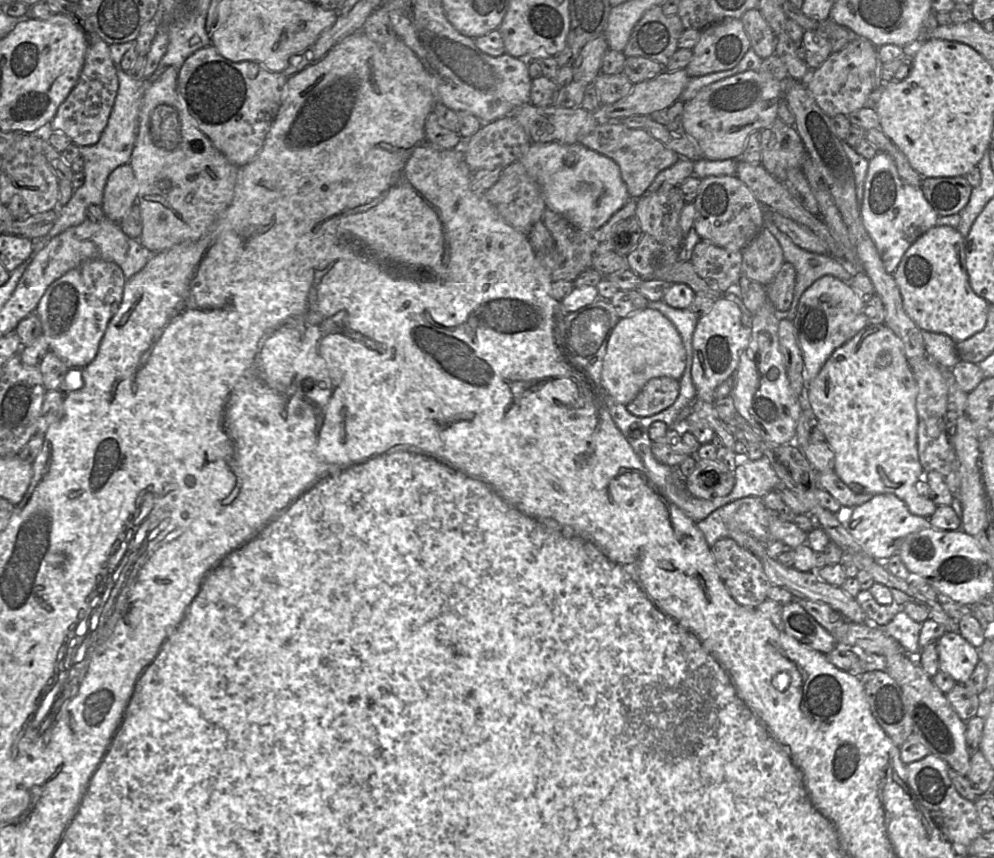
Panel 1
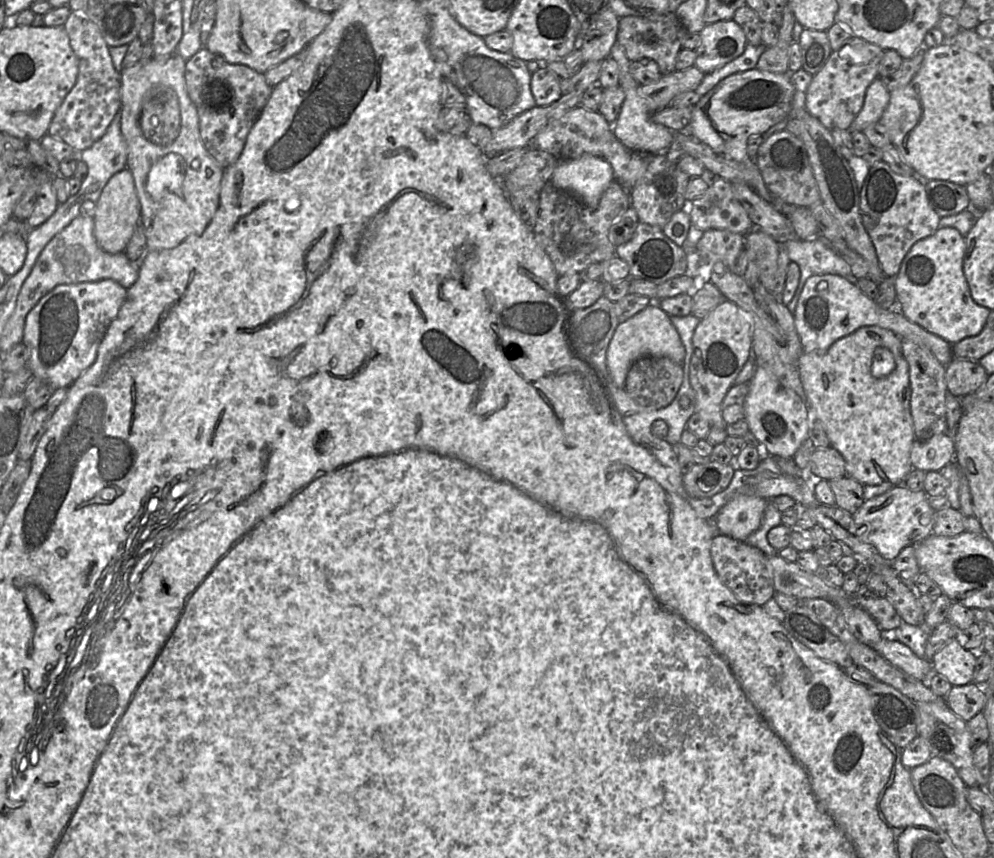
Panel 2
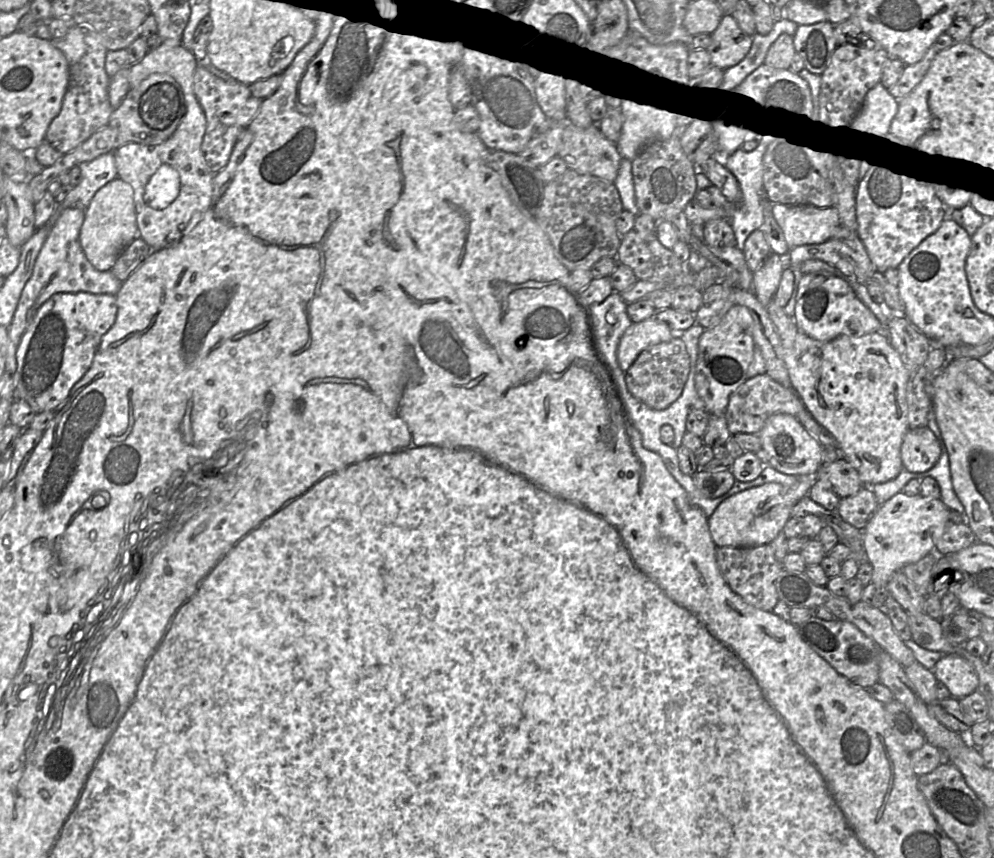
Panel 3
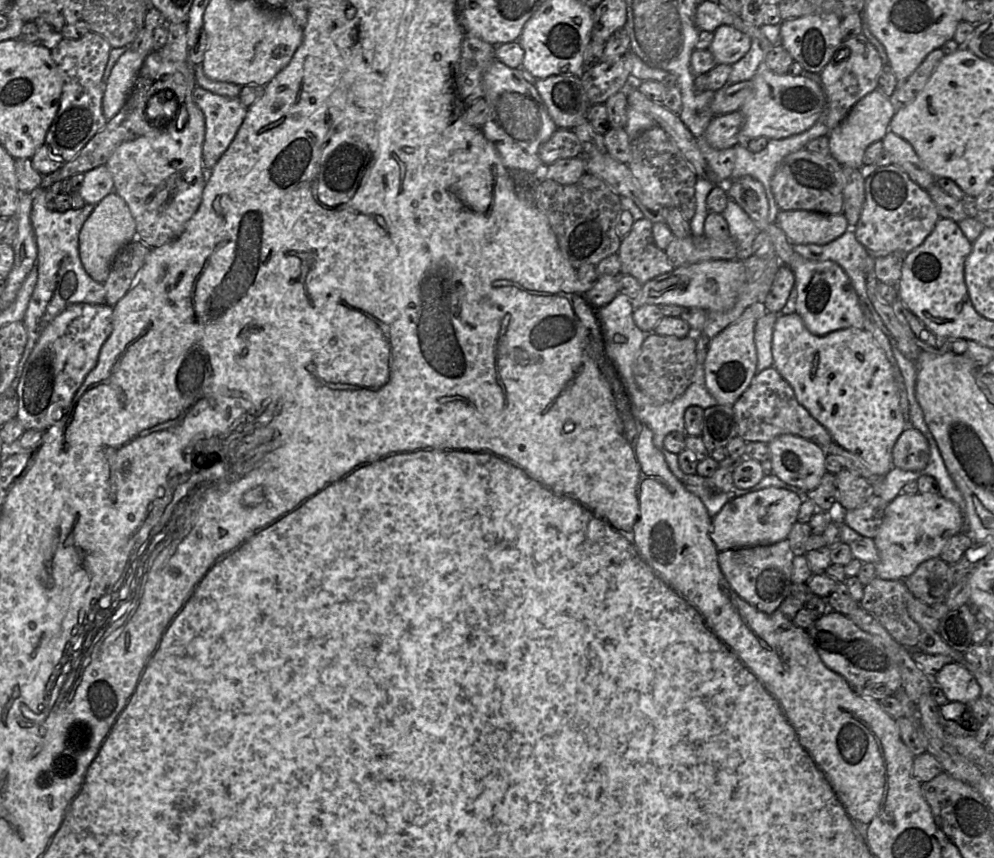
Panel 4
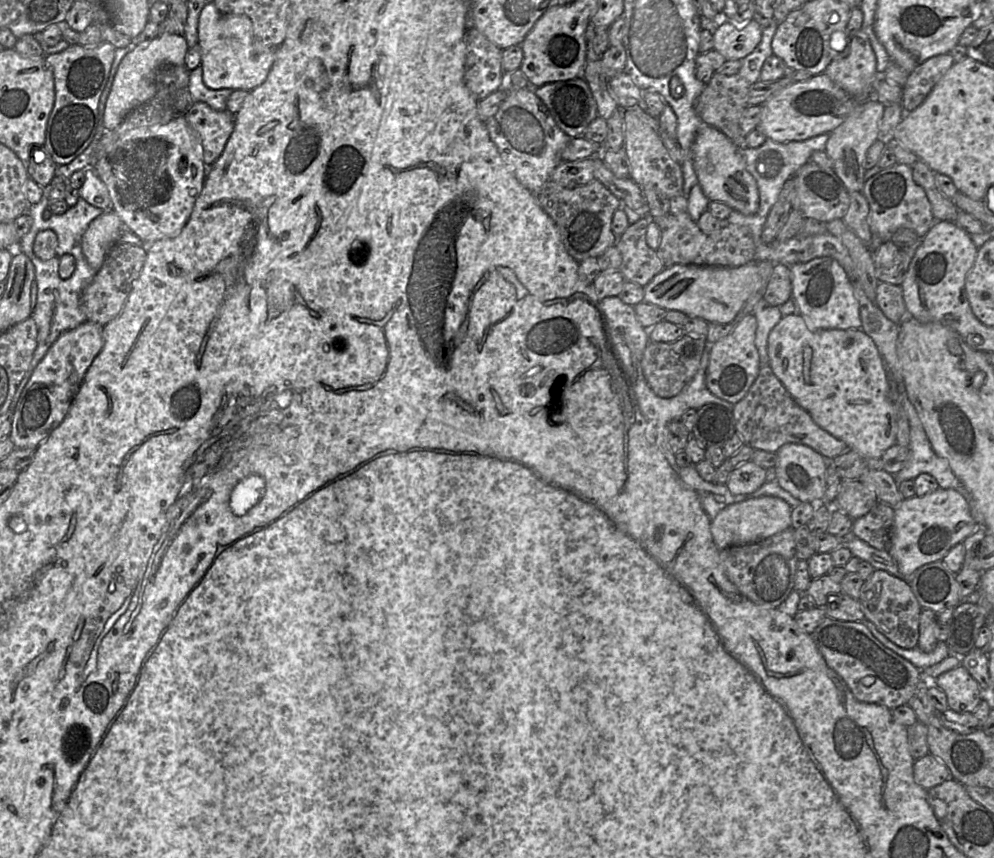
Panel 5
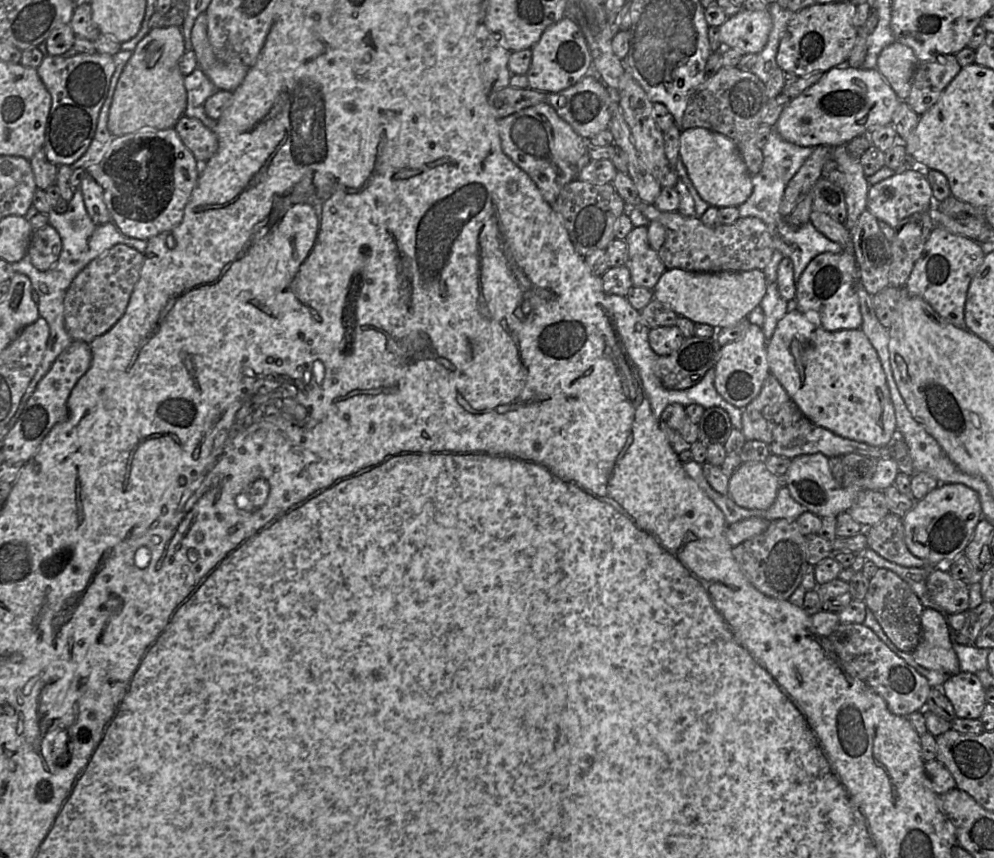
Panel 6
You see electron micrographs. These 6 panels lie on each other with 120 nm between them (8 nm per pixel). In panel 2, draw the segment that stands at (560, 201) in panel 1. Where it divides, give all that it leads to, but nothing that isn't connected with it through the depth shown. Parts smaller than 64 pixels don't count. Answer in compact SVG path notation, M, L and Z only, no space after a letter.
M583 154L576 159L558 161L550 182L555 188L577 198L584 206L595 209L603 193L613 180L613 169L604 158L591 154Z

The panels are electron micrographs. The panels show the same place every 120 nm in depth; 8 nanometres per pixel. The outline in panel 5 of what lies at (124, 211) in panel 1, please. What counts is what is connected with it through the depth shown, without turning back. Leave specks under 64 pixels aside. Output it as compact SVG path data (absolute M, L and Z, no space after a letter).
M106 211L88 225L82 237L82 251L89 264L98 271L109 250L120 242L119 238L125 227L119 216L113 211Z

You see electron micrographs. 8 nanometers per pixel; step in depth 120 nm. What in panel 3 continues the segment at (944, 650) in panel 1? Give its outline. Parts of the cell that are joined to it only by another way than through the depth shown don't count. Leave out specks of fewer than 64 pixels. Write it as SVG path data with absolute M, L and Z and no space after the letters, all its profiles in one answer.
M945 654L932 671L937 681L942 682L956 699L963 698L978 688L978 675L973 665L960 654Z

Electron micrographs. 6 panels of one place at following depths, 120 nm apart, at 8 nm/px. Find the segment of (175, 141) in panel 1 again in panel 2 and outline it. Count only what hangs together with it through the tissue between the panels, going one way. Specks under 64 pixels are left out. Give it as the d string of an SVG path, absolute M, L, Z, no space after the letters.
M155 85L143 97L140 126L144 137L158 146L169 146L180 131L180 107L176 92Z

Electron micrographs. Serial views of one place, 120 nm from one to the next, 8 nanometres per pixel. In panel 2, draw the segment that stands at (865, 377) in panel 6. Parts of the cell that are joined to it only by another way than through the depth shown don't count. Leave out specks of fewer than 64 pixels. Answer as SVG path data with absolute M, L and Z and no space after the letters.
M865 326L837 340L822 353L802 353L797 363L810 417L821 424L830 446L843 457L846 476L863 486L883 483L898 486L914 469L910 462L915 436L910 412L909 368L902 355L901 340L890 330Z

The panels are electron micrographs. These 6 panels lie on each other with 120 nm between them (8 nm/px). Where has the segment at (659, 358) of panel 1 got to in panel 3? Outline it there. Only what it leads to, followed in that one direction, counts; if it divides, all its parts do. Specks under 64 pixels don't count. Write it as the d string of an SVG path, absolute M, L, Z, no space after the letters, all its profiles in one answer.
M655 316L632 323L618 345L617 360L620 368L626 372L642 351L653 345L668 342L675 335L667 323Z

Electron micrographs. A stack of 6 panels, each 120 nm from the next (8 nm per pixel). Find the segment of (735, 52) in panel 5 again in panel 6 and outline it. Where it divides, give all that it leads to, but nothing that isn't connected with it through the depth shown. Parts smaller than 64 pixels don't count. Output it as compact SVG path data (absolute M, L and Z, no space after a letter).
M742 8L719 26L724 49L737 49L744 54L758 54L765 47L772 29L769 10L750 11Z

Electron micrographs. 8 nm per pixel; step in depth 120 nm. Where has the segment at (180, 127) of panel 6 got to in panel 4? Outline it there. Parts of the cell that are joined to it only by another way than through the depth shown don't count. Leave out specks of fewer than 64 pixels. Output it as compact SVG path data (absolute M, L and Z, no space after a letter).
M196 85L193 101L204 115L202 164L209 173L231 144L246 116L247 107L238 97L217 95Z

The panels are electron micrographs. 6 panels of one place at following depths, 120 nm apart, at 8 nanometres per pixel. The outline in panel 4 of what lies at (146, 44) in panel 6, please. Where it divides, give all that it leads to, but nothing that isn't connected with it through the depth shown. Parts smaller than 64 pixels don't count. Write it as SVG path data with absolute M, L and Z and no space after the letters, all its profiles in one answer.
M127 50L116 61L108 77L102 98L106 120L113 118L126 102L147 54Z

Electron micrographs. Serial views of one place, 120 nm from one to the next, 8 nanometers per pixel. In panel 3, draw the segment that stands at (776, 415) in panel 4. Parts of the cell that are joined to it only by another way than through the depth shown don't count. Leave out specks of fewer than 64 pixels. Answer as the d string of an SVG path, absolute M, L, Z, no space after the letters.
M764 373L748 378L731 394L725 410L725 418L731 435L759 433L773 414L784 413L796 417L804 408L806 407L793 389L783 387Z

